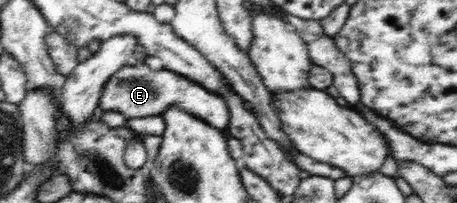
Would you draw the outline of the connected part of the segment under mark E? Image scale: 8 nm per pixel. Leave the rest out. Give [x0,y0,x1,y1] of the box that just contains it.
[98,62,230,131]

